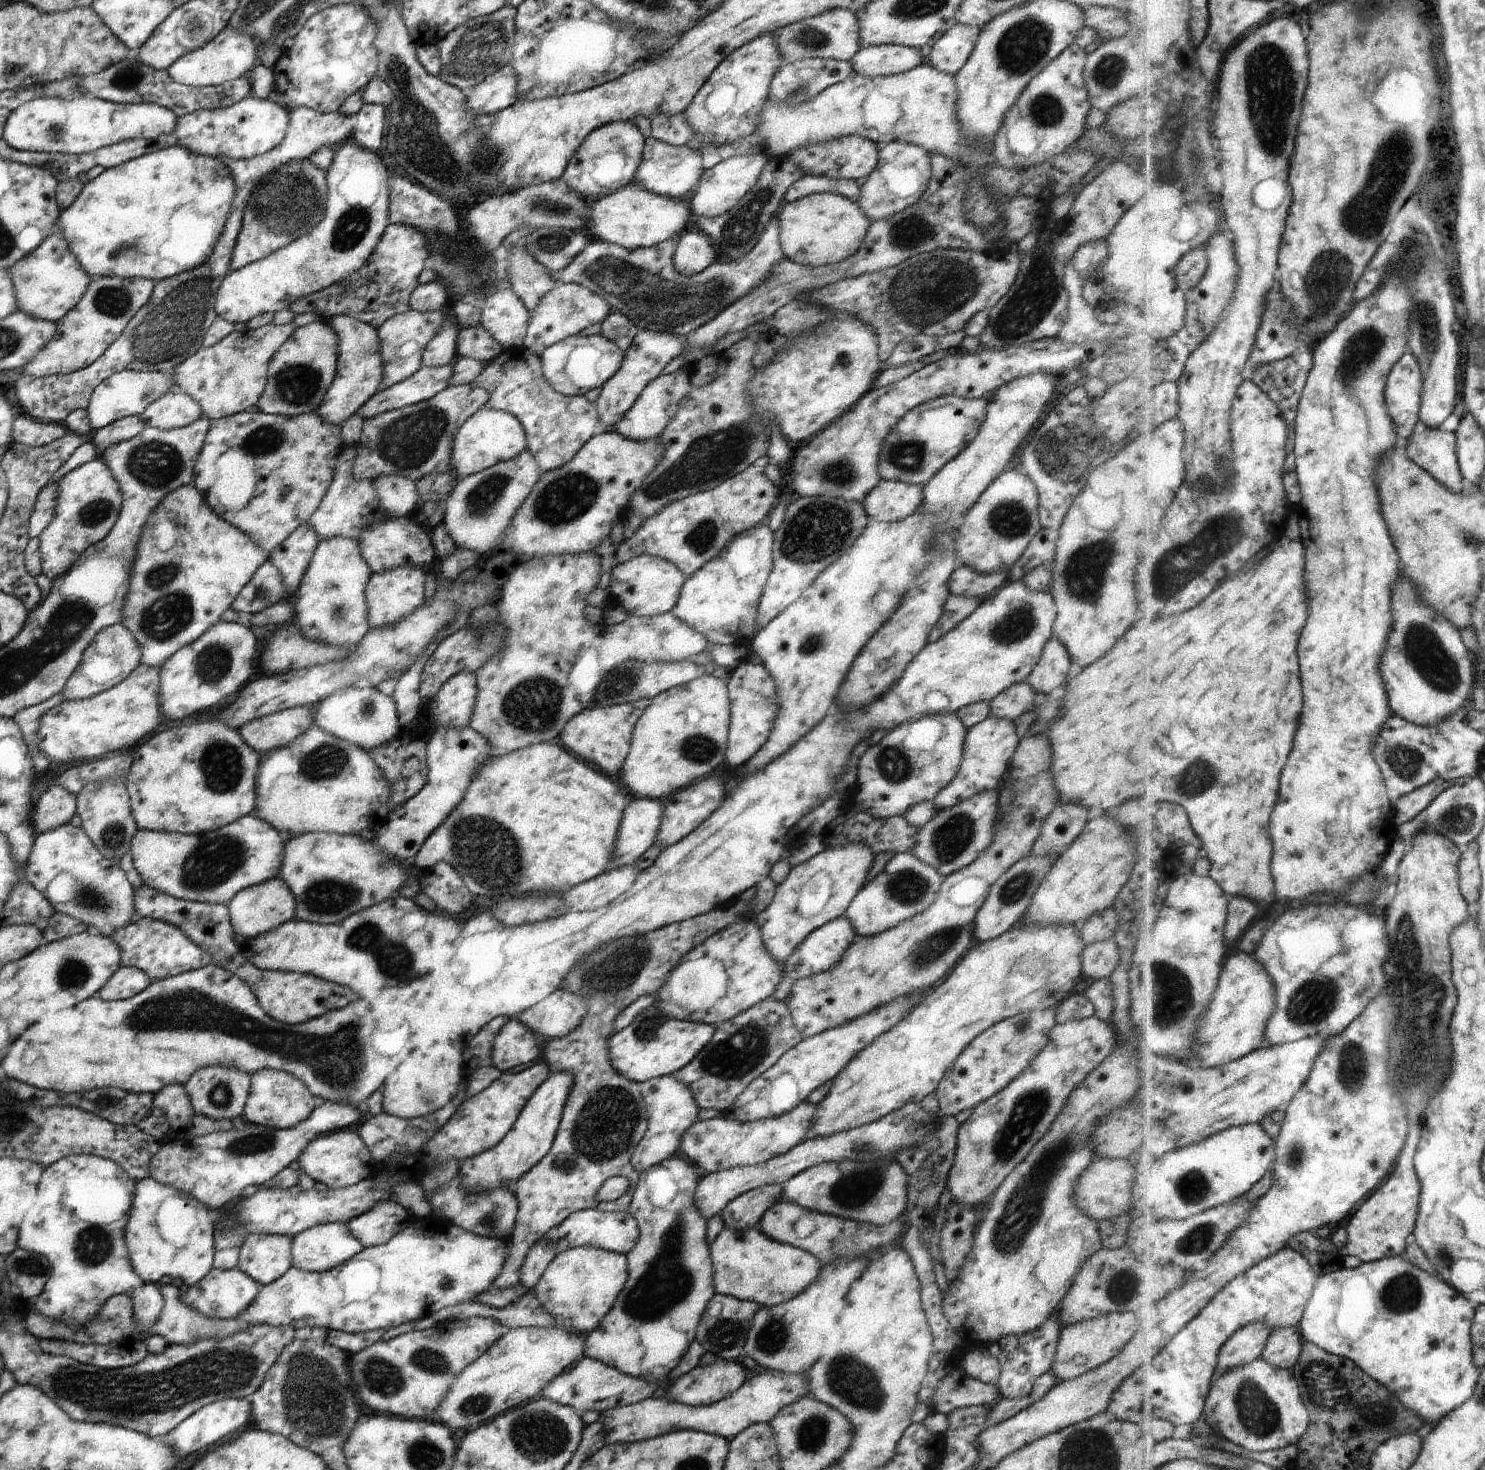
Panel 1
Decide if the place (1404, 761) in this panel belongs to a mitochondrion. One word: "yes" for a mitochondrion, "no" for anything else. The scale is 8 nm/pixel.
yes

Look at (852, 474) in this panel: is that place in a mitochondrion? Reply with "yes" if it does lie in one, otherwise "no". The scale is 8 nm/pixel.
yes

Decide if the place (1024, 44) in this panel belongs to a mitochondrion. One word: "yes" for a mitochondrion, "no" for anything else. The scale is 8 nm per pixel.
yes

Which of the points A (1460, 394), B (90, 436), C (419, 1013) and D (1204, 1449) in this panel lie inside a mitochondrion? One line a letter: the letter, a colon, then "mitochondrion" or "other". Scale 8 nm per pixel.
A: other
B: other
C: other
D: other

